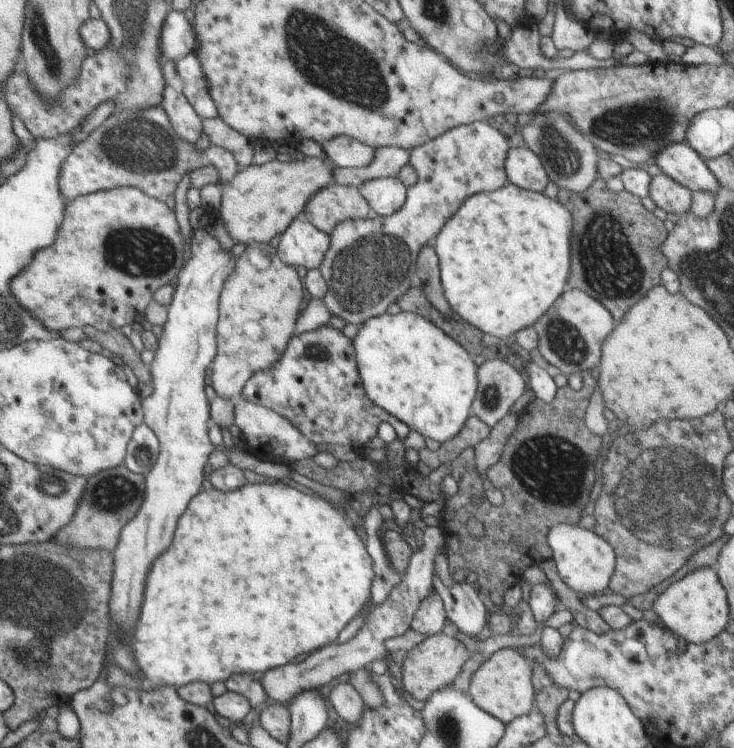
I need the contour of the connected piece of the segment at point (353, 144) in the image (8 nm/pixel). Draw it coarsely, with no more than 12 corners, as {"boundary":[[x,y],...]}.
{"boundary":[[346,137],[320,144],[338,168],[368,166],[374,148]]}

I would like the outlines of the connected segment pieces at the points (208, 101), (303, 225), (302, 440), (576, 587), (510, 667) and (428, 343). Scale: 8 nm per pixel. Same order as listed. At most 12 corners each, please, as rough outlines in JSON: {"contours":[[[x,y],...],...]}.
{"contours":[[[195,52],[175,62],[183,94],[202,119],[218,117]],[[298,216],[276,254],[288,266],[322,266],[329,234]],[[240,395],[233,398],[242,437],[282,458],[314,457],[316,444],[287,418]],[[559,524],[551,563],[580,596],[608,591],[615,550],[596,532]],[[498,648],[470,676],[476,706],[507,725],[535,702],[532,664]],[[412,311],[353,342],[368,398],[424,438],[454,438],[478,366]]]}

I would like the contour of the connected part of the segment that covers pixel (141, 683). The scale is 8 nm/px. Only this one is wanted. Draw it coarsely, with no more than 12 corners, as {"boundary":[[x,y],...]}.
{"boundary":[[276,483],[201,490],[128,646],[176,689],[336,643],[366,544]]}

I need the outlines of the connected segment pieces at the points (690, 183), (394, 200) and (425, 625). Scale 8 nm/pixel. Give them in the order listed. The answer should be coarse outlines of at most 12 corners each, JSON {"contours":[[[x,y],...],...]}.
{"contours":[[[686,143],[664,146],[652,162],[688,190],[718,192],[718,180]],[[398,177],[374,178],[359,188],[372,213],[392,216],[405,203]],[[433,590],[414,612],[409,629],[434,635],[447,630],[444,602]]]}

